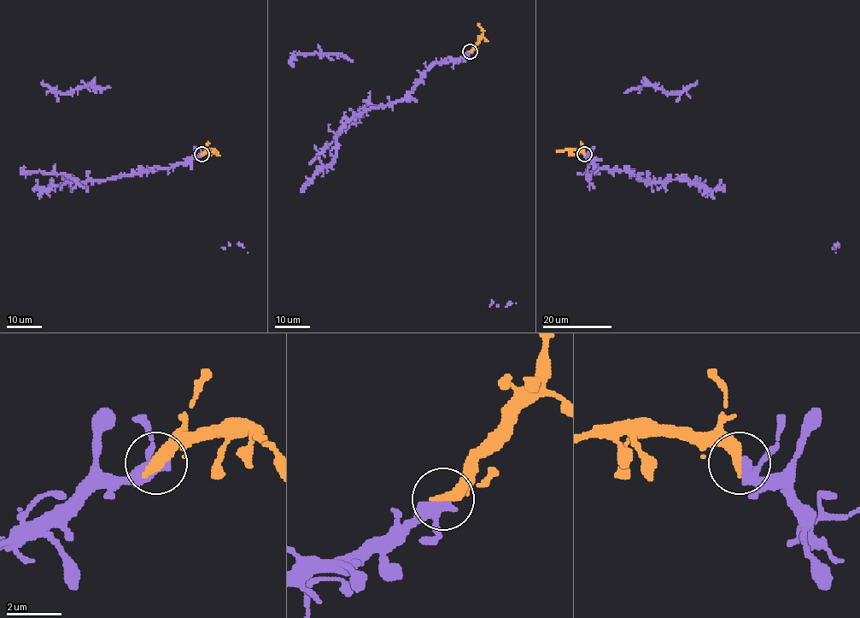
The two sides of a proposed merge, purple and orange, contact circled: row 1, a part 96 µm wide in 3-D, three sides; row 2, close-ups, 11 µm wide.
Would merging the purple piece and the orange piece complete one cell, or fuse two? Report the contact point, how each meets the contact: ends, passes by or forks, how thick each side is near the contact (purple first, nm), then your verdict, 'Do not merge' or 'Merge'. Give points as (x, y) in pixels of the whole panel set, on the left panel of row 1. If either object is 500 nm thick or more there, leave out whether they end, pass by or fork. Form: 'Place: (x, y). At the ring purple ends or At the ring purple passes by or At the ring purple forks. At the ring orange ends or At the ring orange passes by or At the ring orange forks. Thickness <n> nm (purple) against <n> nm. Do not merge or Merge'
Place: (201, 154). At the ring purple passes by. At the ring orange ends. Thickness 400 nm (purple) against 460 nm. Merge

